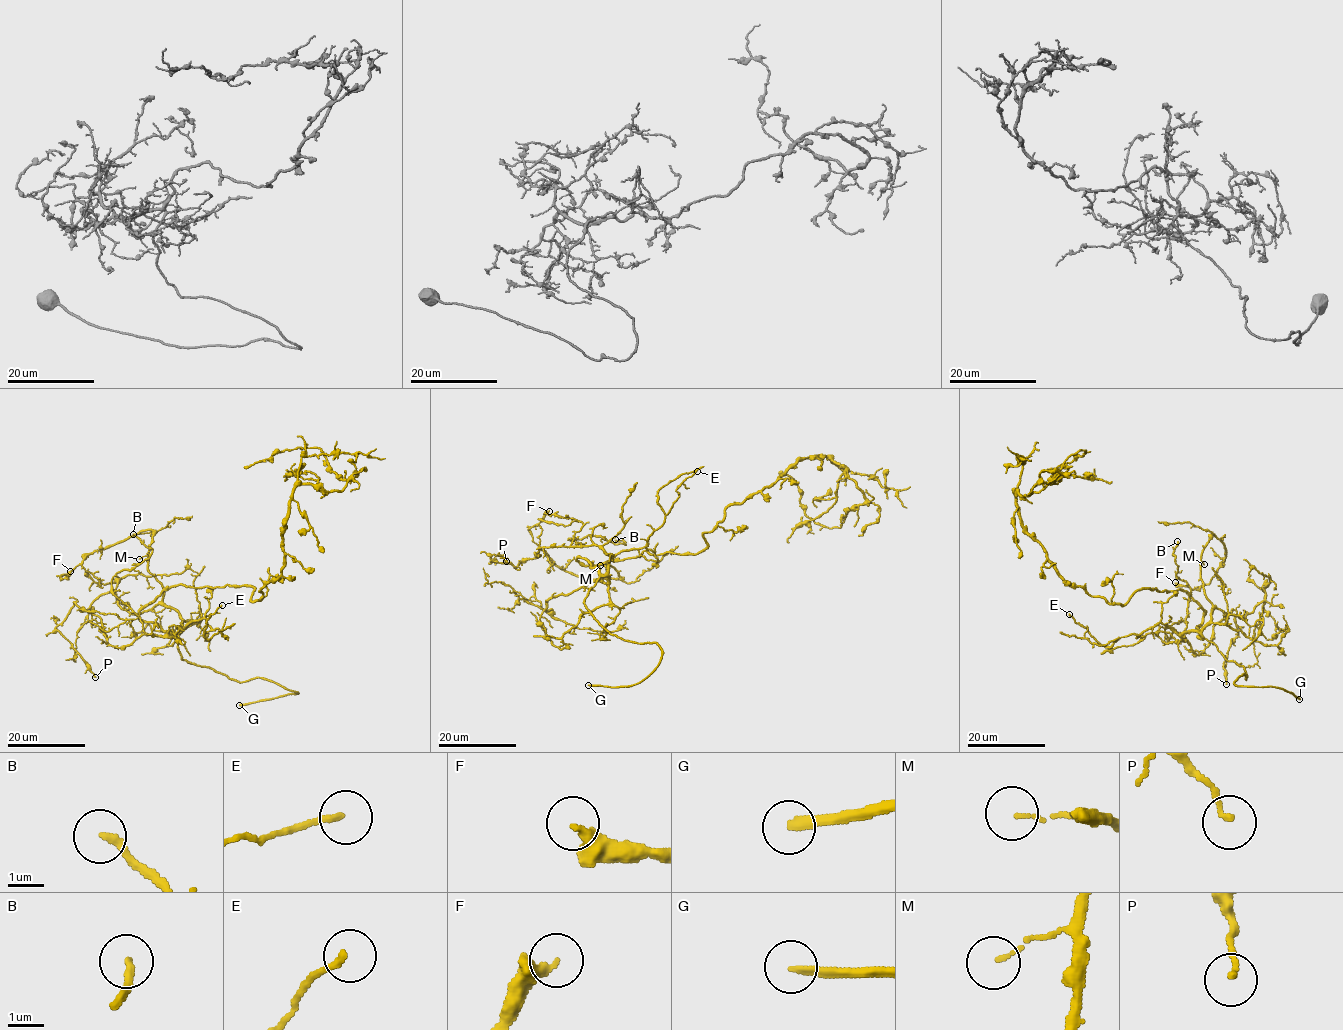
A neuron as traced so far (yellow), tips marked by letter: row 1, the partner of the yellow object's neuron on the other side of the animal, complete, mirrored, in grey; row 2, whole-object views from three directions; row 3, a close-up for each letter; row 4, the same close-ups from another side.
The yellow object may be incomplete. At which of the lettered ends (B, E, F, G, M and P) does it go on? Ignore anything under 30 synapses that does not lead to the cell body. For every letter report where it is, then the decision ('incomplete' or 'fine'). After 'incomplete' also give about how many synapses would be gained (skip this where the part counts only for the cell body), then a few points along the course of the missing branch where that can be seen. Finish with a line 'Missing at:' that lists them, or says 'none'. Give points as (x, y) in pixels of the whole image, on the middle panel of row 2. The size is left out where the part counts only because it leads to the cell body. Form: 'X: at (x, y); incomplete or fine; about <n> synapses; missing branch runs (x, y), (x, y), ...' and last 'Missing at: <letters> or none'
B: at (615, 539); fine
E: at (697, 471); fine
F: at (549, 511); fine
G: at (588, 685); incomplete; missing branch runs (588, 685), (497, 672), (482, 660), (461, 658)
M: at (600, 565); fine
P: at (506, 561); fine
Missing at: G

